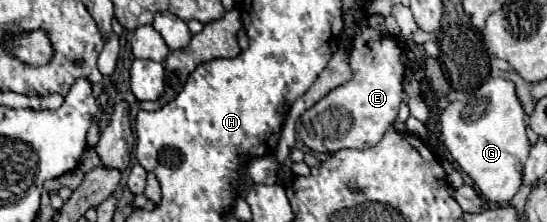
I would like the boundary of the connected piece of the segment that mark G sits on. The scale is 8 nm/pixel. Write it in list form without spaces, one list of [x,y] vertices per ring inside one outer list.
[[[490,79],[472,97],[452,101],[440,115],[440,135],[446,149],[486,201],[504,205],[522,185],[522,167],[530,151],[524,119],[516,87],[506,79]]]

